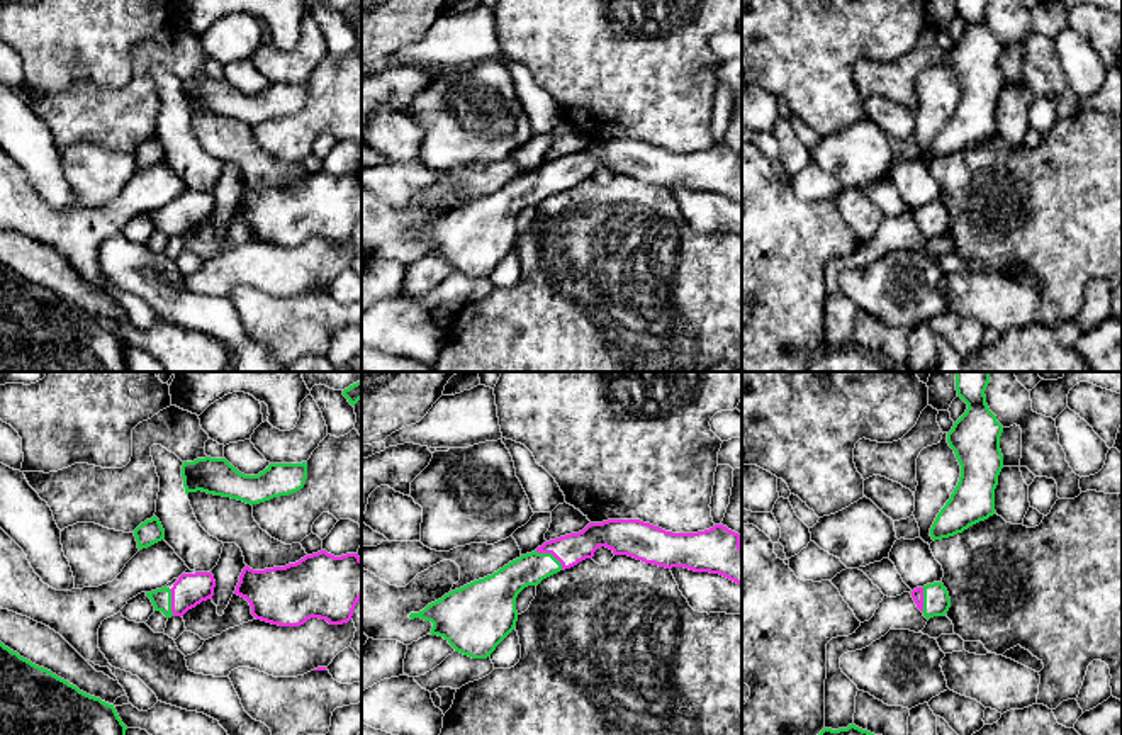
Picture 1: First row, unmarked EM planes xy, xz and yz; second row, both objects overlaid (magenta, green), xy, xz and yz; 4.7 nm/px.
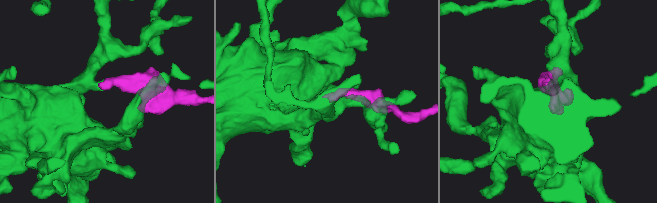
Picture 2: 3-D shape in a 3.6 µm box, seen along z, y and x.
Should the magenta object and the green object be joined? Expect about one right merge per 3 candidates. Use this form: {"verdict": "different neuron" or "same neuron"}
{"verdict": "same neuron"}

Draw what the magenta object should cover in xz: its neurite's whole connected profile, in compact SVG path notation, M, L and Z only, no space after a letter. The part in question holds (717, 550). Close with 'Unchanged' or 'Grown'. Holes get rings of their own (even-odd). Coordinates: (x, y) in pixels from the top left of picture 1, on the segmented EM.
M608 519L545 541L535 552L445 594L409 618L431 621L429 633L443 637L455 652L487 659L516 626L518 594L592 558L599 547L645 564L720 574L742 584L740 535L723 525L698 533L672 533L640 519Z. Grown

